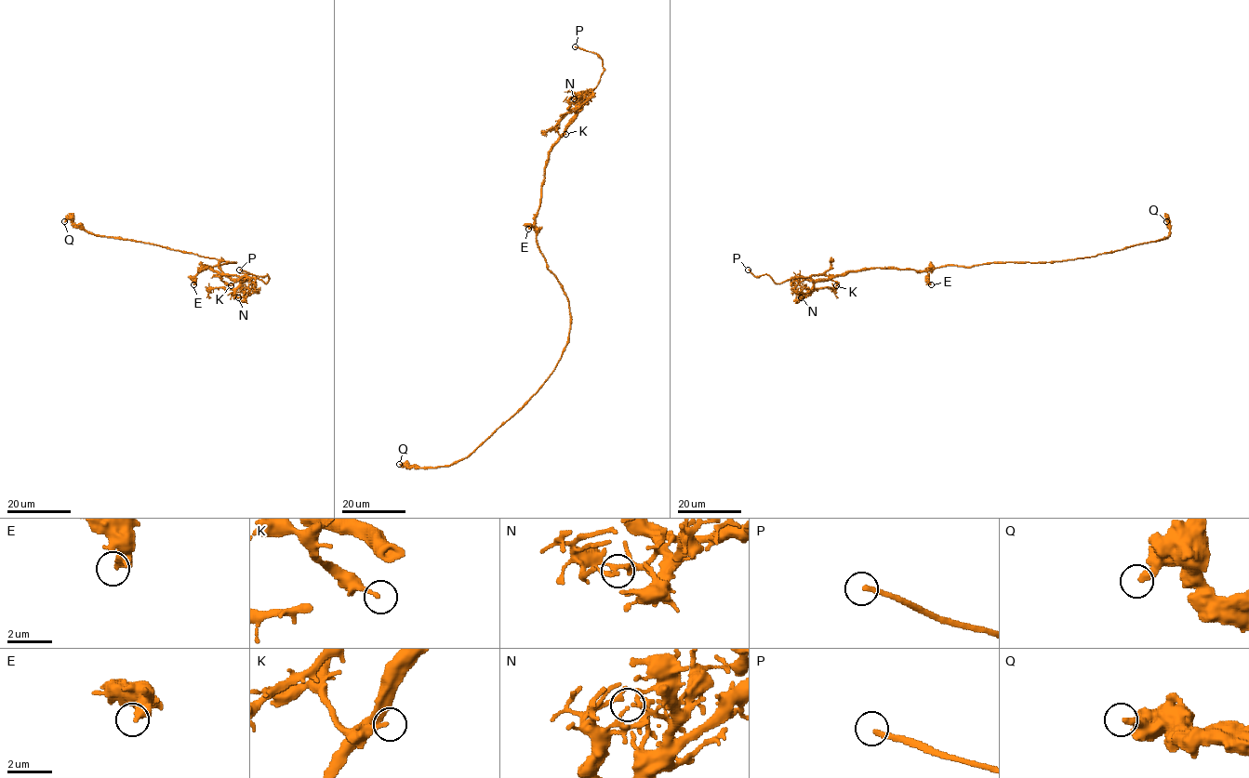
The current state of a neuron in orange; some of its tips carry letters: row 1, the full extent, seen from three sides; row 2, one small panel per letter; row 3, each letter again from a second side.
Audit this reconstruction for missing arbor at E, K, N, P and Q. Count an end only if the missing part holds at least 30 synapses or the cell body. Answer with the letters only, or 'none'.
P

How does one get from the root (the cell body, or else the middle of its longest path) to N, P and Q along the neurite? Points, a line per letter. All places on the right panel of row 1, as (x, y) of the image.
N: (986, 263), (923, 270), (868, 268), (845, 271), (834, 278), (819, 279), (801, 297)
P: (986, 263), (923, 270), (868, 268), (826, 279), (791, 278), (780, 283), (766, 274), (755, 276), (748, 270)
Q: (986, 263), (1054, 262), (1095, 257), (1165, 238), (1169, 234), (1169, 221), (1166, 221)

